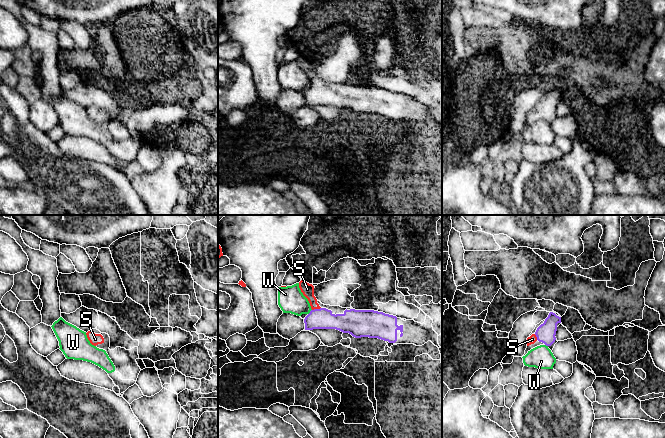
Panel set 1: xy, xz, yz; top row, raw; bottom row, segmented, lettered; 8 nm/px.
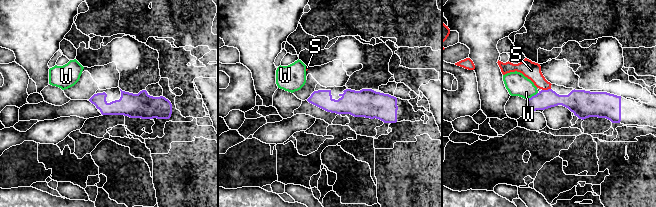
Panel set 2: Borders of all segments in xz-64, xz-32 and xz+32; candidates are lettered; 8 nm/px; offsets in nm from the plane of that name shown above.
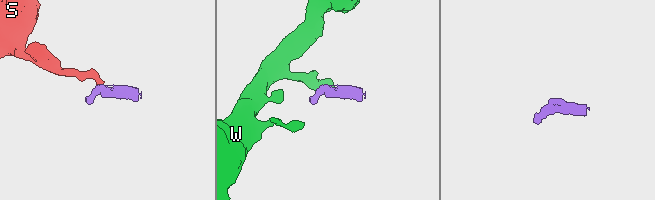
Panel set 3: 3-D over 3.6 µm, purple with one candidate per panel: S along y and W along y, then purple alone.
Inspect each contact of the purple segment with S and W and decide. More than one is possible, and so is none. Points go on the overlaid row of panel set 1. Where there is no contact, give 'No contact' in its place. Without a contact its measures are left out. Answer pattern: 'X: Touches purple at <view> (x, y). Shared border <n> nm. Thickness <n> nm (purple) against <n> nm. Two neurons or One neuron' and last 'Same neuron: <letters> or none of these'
S: Touches purple at xz (316, 309). Shared border 80 nm. Thickness 170 nm (purple) against 100 nm. One neuron
W: Touches purple at xz (310, 312). Shared border 50 nm. Thickness 170 nm (purple) against 200 nm. Two neurons
Same neuron: S

